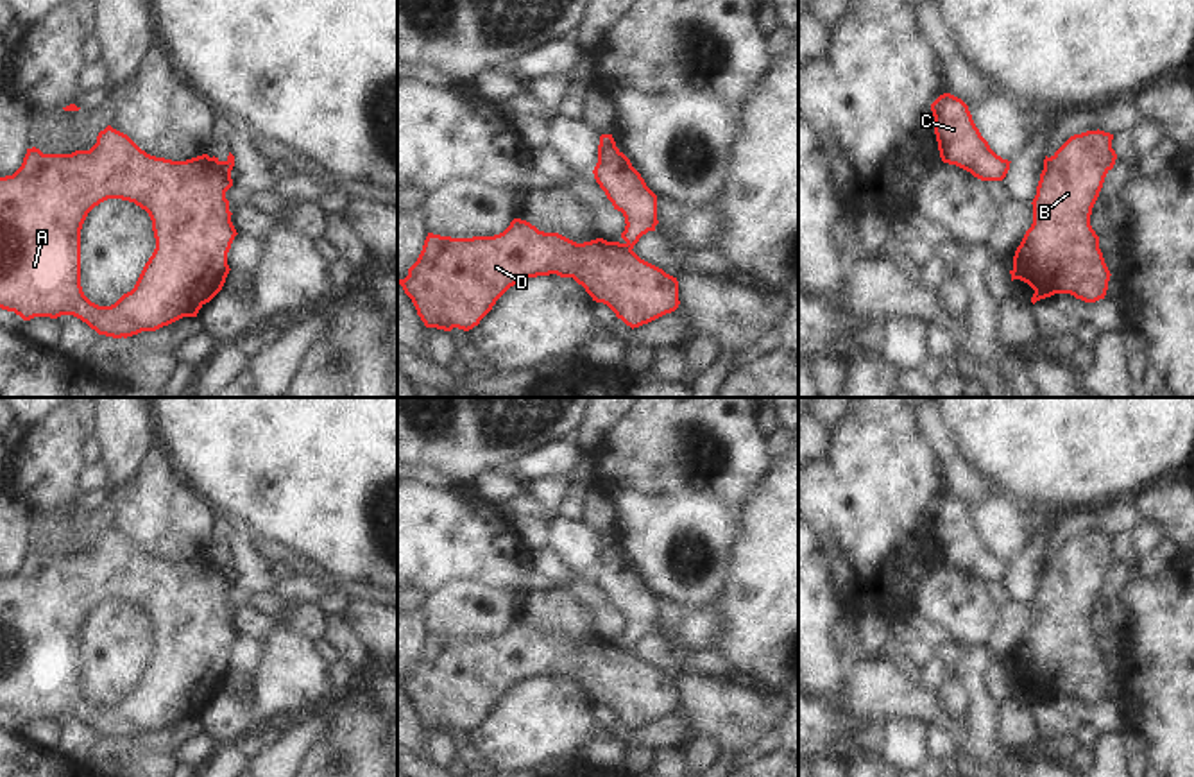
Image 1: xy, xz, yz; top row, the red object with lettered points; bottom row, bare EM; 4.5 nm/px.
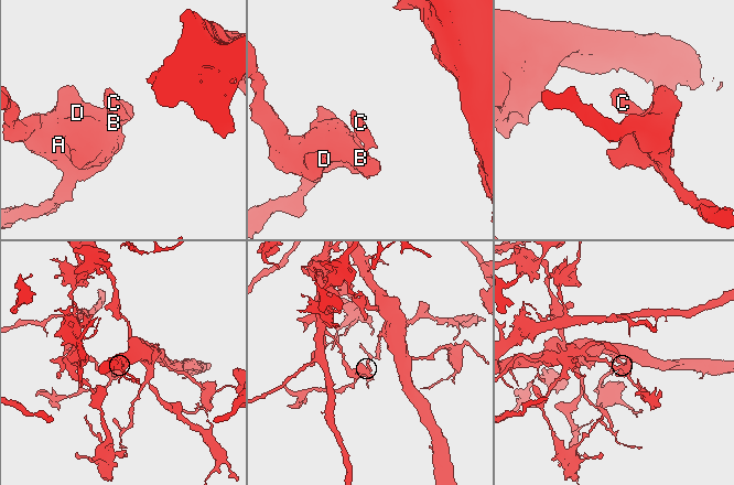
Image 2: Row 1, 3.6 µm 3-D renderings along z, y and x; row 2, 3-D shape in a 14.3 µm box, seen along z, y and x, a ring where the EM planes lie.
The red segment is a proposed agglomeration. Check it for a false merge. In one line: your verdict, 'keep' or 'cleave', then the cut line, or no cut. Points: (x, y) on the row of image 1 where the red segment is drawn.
cleave; cut xy (212, 158), (217, 165), (230, 170)

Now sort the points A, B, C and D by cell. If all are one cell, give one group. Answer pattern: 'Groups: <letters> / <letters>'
Groups: A B D / C

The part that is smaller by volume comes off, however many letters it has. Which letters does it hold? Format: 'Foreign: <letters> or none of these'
Foreign: C

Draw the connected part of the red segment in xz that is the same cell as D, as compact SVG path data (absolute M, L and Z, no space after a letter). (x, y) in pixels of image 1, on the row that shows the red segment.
M514 218L494 236L428 233L417 261L397 283L426 328L469 331L525 278L573 278L627 326L639 328L678 308L678 281L662 269L596 238L576 243Z

